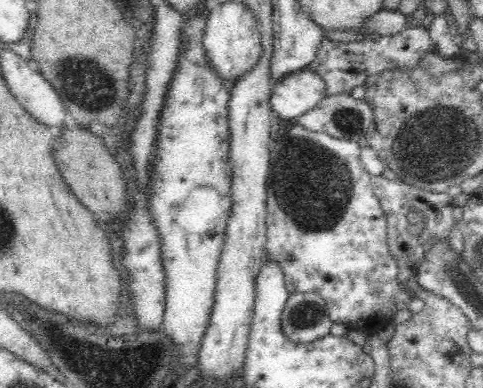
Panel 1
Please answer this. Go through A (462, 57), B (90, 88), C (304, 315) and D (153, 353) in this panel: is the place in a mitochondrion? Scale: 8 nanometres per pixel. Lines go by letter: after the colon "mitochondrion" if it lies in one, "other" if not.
A: other
B: mitochondrion
C: mitochondrion
D: other

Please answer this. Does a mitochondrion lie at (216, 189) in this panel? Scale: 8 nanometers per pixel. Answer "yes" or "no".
no

